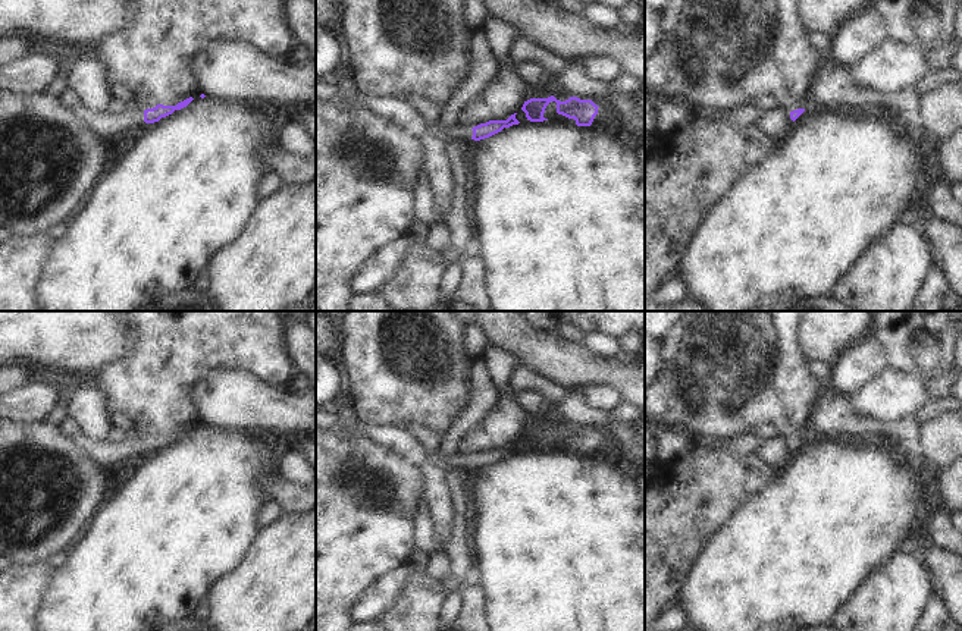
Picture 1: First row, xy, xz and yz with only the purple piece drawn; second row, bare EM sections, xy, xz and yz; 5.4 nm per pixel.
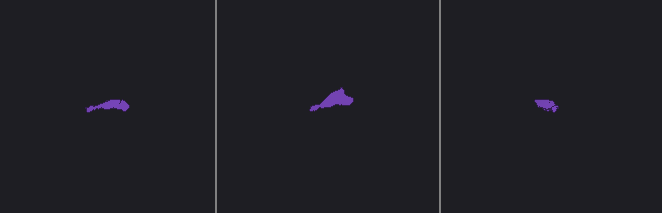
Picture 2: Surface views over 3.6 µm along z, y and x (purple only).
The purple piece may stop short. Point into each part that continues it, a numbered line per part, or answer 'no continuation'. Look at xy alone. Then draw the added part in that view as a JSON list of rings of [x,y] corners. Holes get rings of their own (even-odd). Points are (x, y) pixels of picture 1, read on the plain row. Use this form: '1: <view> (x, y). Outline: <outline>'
1: xy (105, 452). Outline: [[[81,433],[75,437],[78,446],[103,467],[110,467],[116,461],[129,455],[138,453],[144,448],[144,440],[135,434],[128,434],[122,442],[113,443],[109,440],[95,442],[87,434]]]

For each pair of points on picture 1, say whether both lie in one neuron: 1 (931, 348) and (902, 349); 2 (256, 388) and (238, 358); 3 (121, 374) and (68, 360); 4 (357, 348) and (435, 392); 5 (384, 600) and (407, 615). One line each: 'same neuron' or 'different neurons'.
1: same neuron
2: different neurons
3: different neurons
4: same neuron
5: different neurons

